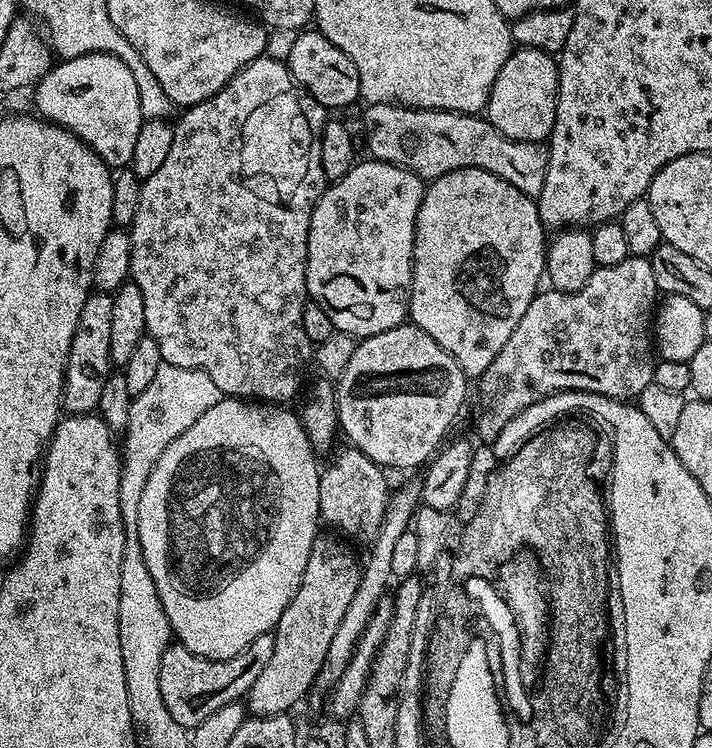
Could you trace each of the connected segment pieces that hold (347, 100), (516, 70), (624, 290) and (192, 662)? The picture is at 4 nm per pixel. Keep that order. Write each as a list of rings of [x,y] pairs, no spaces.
[[[304,30],[291,37],[292,45],[288,48],[286,63],[293,80],[303,91],[313,96],[325,110],[332,108],[348,108],[360,100],[360,79],[354,62],[330,38],[326,38],[319,30]]]
[[[517,47],[506,58],[502,70],[488,95],[486,105],[487,120],[503,136],[512,140],[547,141],[552,134],[556,117],[556,95],[560,70],[553,53]]]
[[[628,255],[618,266],[597,267],[580,292],[547,291],[541,291],[526,306],[522,322],[514,326],[514,334],[502,346],[498,358],[478,377],[480,413],[476,416],[476,432],[484,439],[481,441],[496,440],[510,418],[556,392],[593,392],[628,402],[652,383],[658,289],[649,257]]]
[[[275,631],[258,634],[258,638],[250,642],[250,646],[234,654],[234,658],[225,660],[207,660],[205,656],[186,650],[179,642],[169,643],[162,654],[159,685],[162,702],[165,703],[170,717],[181,727],[191,730],[206,722],[206,718],[210,718],[214,710],[222,710],[222,706],[235,704],[241,698],[247,697],[250,686],[254,686],[258,674],[262,674],[266,662],[270,662],[270,657],[273,656],[275,641]]]

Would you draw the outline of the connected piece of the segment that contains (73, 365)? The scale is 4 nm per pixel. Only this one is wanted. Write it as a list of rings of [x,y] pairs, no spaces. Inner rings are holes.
[[[93,291],[82,302],[82,314],[70,342],[68,361],[64,367],[64,385],[60,391],[60,402],[65,413],[72,416],[86,416],[100,407],[104,379],[110,374],[110,317],[114,310],[111,295]]]

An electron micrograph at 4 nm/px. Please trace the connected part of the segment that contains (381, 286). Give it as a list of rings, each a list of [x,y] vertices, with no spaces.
[[[364,158],[341,180],[329,183],[318,198],[308,231],[306,286],[309,297],[324,305],[335,331],[363,338],[397,328],[409,319],[414,234],[425,187],[425,181],[410,170]]]

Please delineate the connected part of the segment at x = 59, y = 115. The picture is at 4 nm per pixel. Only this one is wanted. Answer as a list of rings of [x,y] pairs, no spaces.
[[[91,52],[78,58],[60,60],[53,63],[50,71],[35,85],[35,92],[35,111],[48,123],[58,124],[67,132],[73,132],[80,141],[93,148],[109,168],[119,170],[131,165],[134,142],[138,139],[138,130],[144,125],[145,118],[138,82],[134,82],[134,74],[130,74],[130,66],[126,66],[126,62],[108,52]]]

